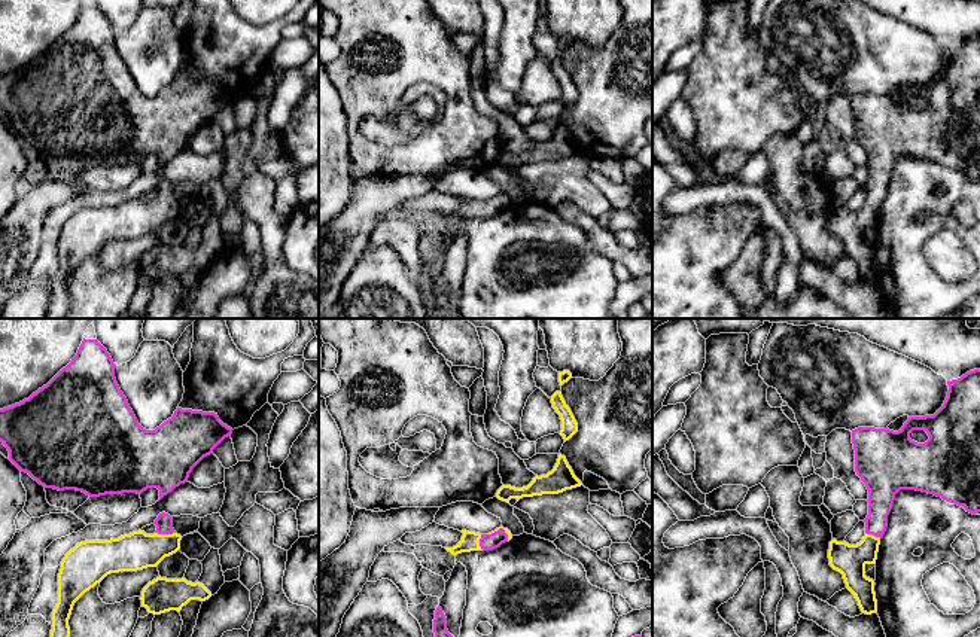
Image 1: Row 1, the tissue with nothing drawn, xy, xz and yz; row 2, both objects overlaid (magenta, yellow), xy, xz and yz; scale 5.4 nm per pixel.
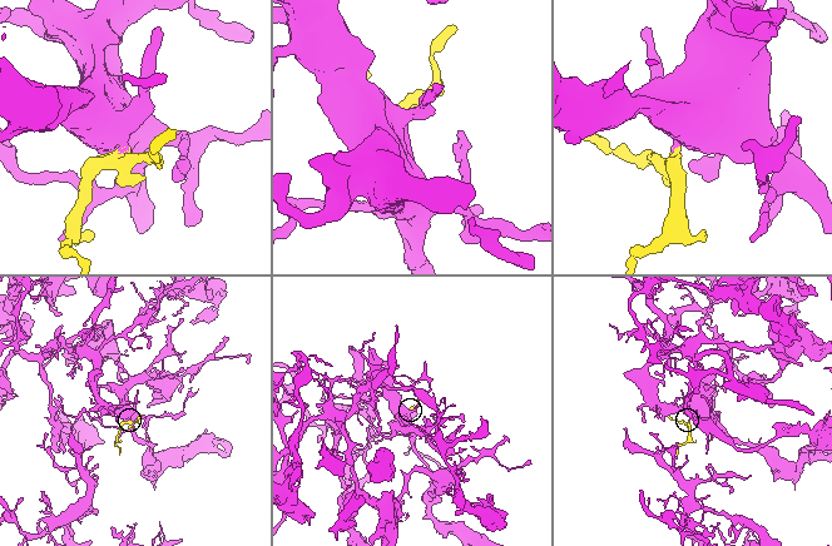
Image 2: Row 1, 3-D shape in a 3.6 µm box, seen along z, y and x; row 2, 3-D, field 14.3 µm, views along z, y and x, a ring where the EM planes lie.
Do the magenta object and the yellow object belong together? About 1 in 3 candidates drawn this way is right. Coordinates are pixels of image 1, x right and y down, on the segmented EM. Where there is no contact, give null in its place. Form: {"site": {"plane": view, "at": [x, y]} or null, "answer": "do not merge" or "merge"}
{"site": {"plane": "xy", "at": [166, 533]}, "answer": "merge"}

